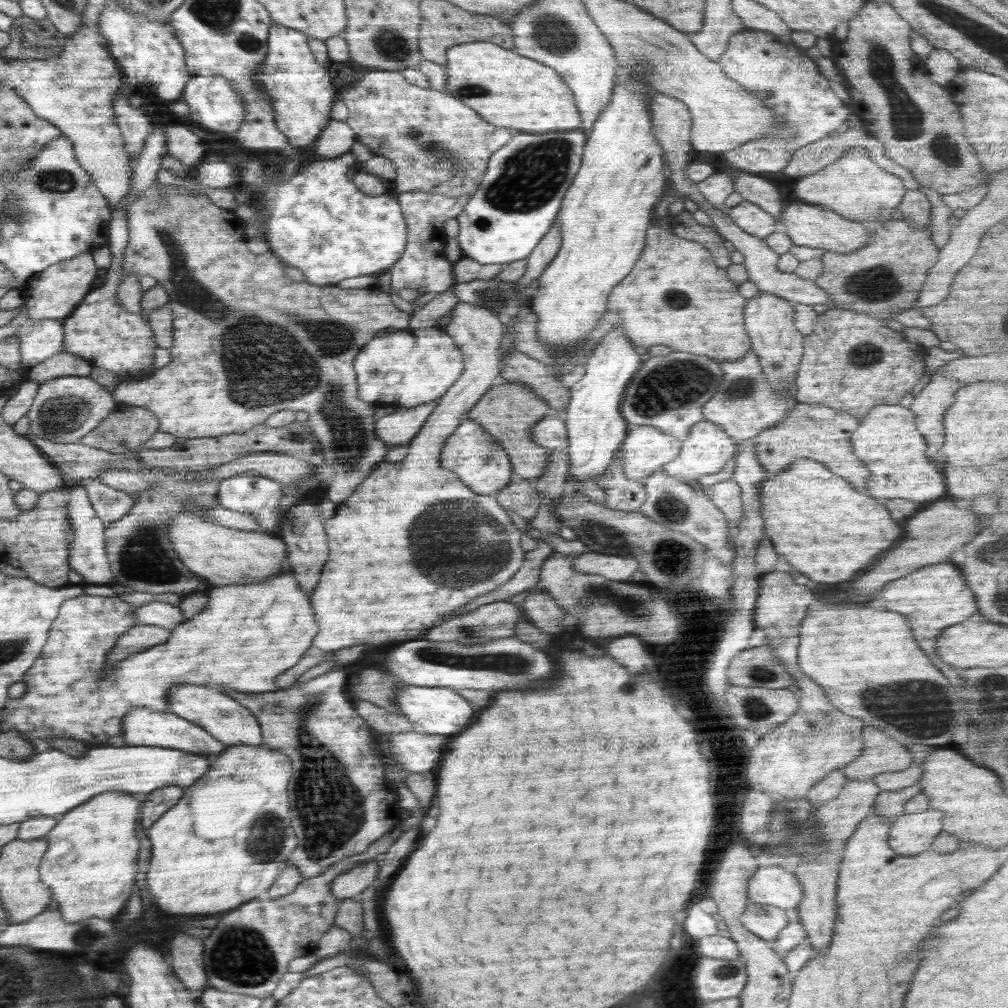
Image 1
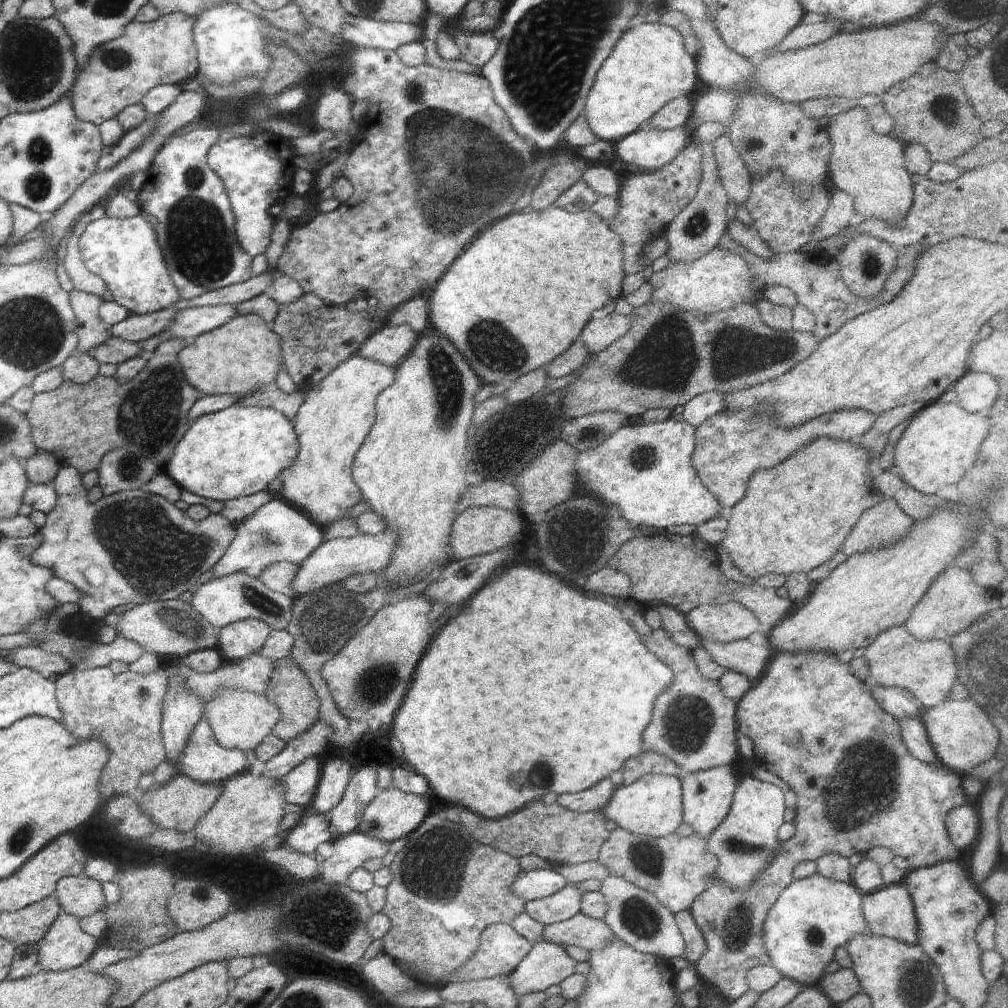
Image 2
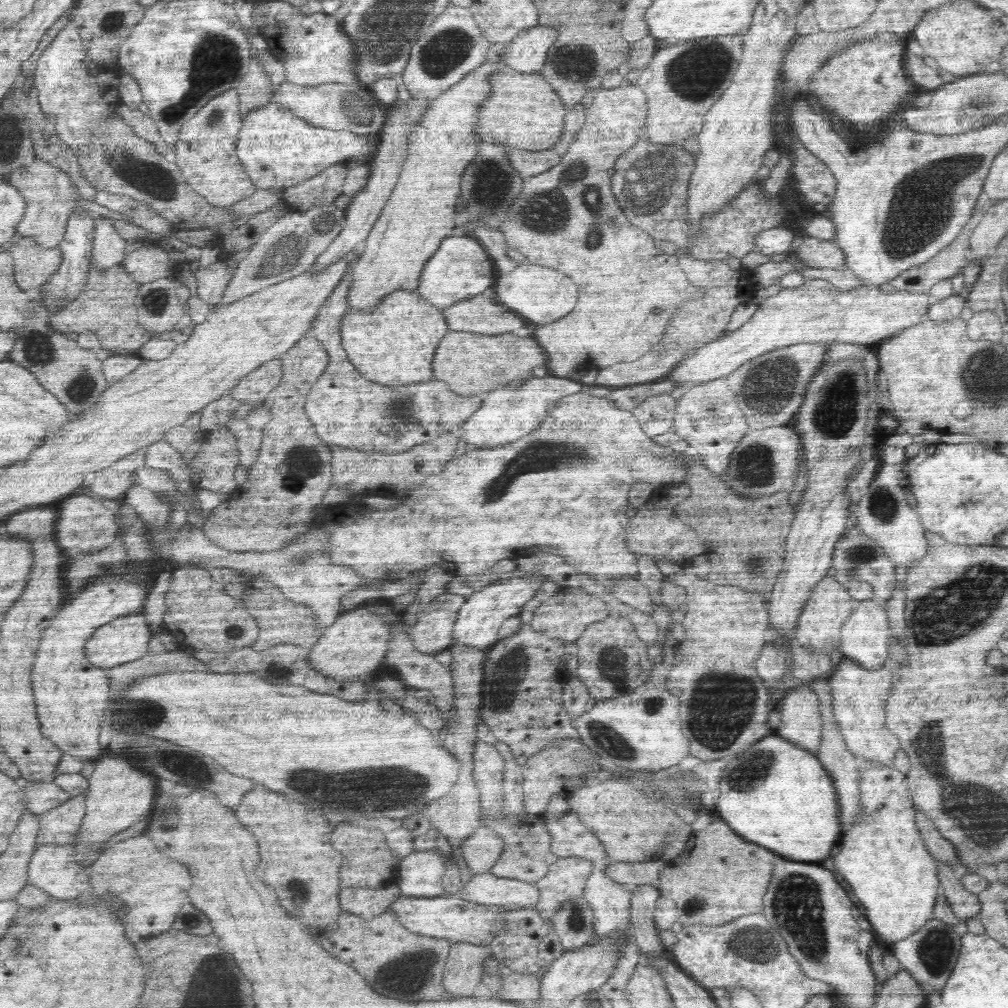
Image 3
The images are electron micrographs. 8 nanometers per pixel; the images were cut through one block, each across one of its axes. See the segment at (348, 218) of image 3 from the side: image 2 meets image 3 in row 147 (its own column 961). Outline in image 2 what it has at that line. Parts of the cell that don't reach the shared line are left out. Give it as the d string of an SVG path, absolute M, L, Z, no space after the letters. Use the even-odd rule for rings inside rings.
M968 372L956 382L956 396L966 412L988 410L998 398L998 382L990 374Z

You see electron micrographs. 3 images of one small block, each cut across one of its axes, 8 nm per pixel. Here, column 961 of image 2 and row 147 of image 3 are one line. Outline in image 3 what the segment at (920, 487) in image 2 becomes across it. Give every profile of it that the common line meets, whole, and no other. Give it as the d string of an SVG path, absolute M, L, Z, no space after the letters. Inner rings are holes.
M494 44L488 50L486 62L454 84L454 88L442 92L424 112L420 124L412 128L406 150L408 158L402 166L400 180L366 238L362 258L352 268L352 286L348 292L350 310L372 310L384 296L396 290L417 290L424 265L440 244L452 236L455 228L452 216L456 214L456 200L460 196L458 182L478 154L480 138L474 134L478 126L476 114L486 100L484 96L492 94L490 82L486 80L498 72L496 64L508 50L508 44Z

